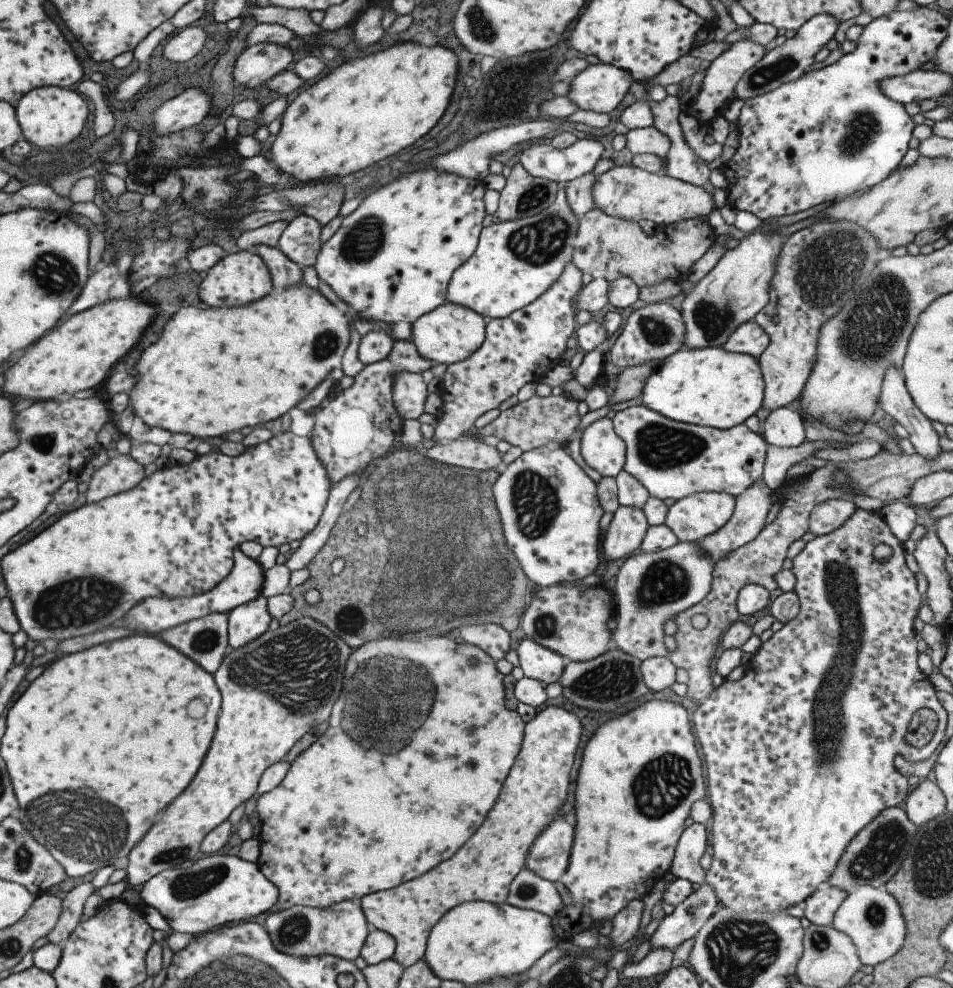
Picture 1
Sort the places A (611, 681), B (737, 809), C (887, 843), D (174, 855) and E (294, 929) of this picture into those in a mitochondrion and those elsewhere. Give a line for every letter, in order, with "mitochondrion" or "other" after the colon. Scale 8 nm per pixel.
A: mitochondrion
B: other
C: mitochondrion
D: mitochondrion
E: mitochondrion

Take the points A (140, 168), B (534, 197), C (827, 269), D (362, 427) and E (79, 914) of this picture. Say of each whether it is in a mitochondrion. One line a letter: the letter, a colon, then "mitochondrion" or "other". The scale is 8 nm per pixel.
A: other
B: mitochondrion
C: mitochondrion
D: other
E: other

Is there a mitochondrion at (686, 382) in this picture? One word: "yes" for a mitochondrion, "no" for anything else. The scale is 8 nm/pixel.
no

